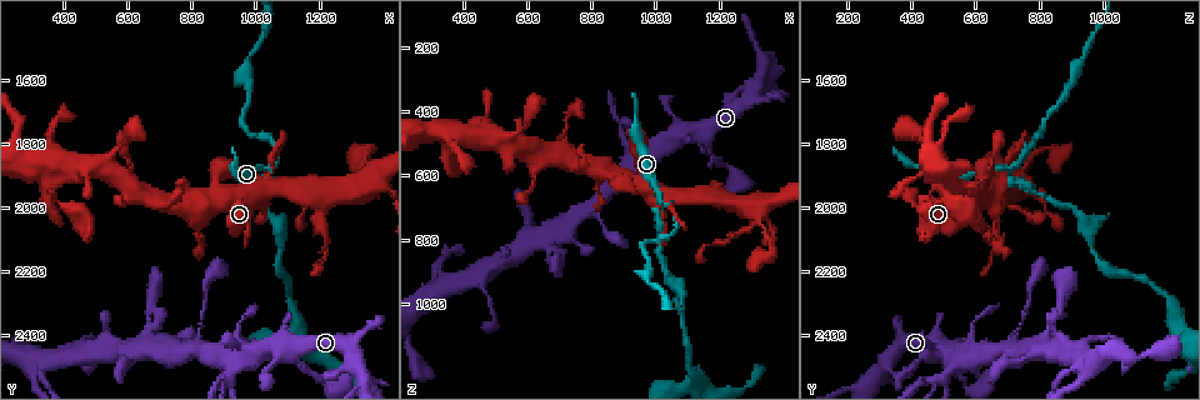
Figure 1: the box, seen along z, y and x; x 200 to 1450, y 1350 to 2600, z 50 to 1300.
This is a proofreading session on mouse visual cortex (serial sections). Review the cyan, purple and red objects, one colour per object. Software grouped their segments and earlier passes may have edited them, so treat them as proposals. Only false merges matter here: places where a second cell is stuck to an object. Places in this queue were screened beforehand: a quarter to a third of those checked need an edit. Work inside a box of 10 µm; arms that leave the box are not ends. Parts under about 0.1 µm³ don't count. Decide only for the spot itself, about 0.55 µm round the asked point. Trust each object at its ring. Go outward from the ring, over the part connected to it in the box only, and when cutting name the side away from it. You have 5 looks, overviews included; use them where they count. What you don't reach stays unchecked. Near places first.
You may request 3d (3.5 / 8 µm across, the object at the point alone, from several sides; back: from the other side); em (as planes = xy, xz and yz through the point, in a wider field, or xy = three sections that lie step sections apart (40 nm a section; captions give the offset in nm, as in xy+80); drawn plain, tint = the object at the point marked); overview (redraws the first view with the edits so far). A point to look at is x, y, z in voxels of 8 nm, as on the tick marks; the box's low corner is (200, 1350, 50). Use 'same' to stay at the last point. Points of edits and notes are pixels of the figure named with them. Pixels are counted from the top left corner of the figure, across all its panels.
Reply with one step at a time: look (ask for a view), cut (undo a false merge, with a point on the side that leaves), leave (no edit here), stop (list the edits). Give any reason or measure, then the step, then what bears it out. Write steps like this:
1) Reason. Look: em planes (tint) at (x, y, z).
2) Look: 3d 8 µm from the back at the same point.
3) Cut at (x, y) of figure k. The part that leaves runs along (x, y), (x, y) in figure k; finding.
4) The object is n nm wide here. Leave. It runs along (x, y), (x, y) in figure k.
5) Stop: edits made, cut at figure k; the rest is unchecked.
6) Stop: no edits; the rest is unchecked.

A narrow waist. Look: 3d 8 µm at (1030, 1870, 690).

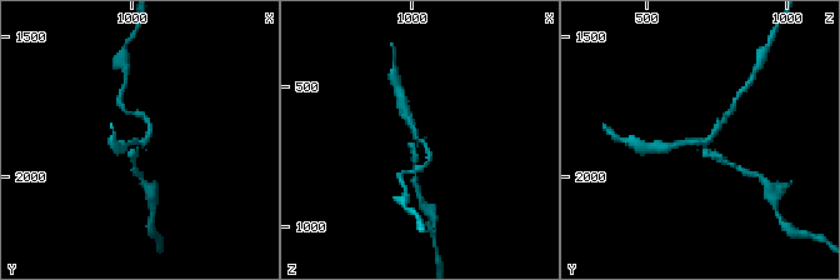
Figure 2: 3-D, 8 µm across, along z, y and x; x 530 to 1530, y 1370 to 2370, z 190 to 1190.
3 arms meet here; the arms are 150, 200, 200 nm wide. Look: em xy step 3 (tint) at the same point.

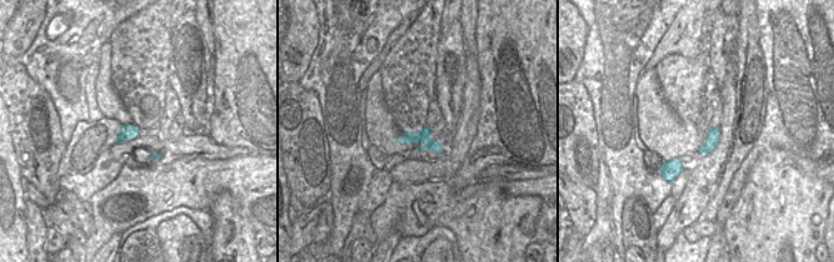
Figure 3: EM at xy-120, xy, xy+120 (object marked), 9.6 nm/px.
Cut at (718, 126) of figure 2. Two cells meet here.

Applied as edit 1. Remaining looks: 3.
Redraw. Look: overview.

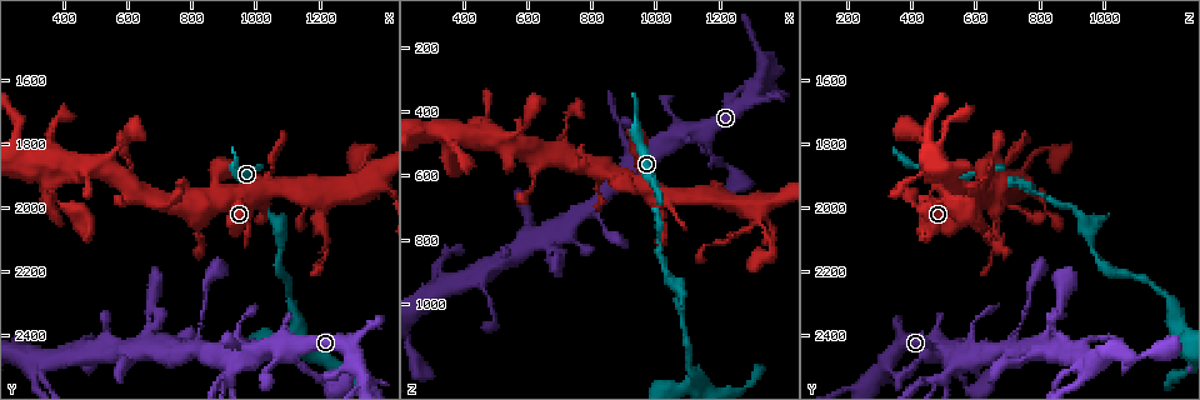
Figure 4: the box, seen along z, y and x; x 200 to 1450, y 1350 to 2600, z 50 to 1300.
A fork. Look: 3d 8 µm at (300, 2510, 960).

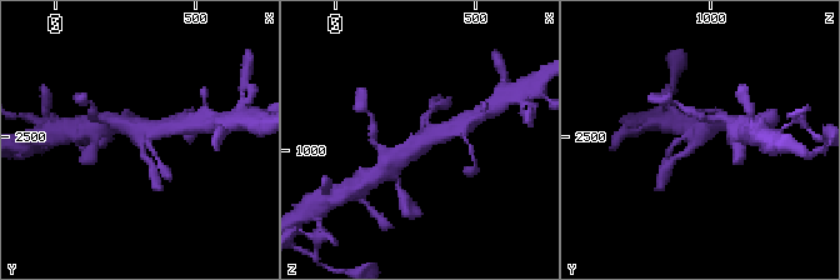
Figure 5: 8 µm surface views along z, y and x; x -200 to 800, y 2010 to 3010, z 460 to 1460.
Look: 3d 3.5 µm at the same point.

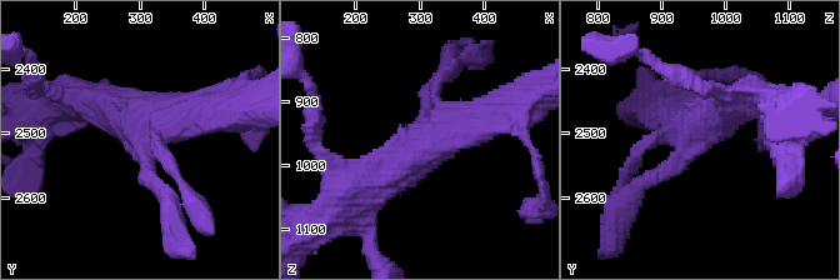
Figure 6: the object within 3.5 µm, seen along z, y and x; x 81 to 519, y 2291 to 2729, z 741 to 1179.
Leave. It runs along (504, 106), (419, 148), (361, 195) in figure 6; one cell here.

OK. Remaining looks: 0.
Stop: edits made, cut at figure 2; the rest is unchecked.

